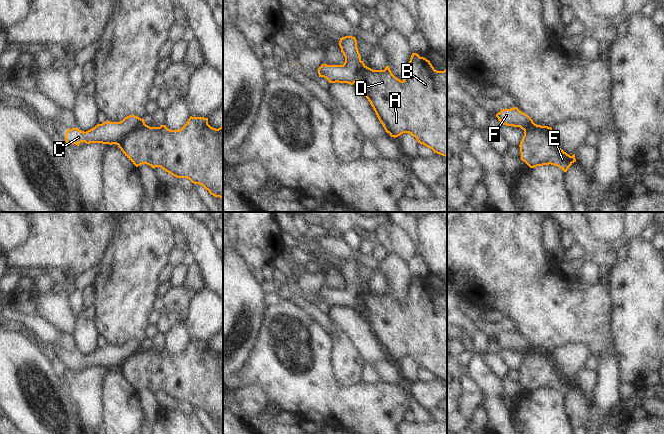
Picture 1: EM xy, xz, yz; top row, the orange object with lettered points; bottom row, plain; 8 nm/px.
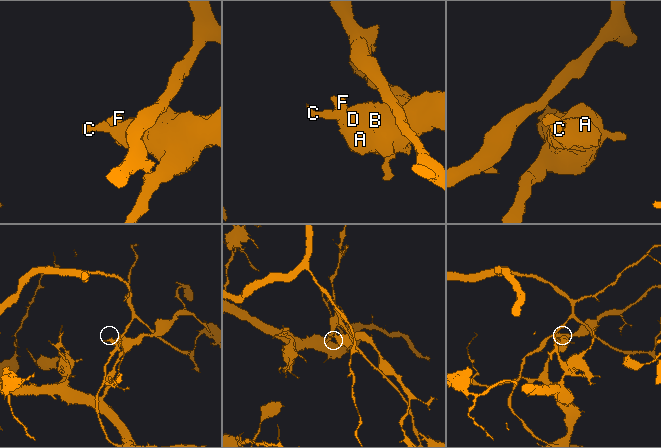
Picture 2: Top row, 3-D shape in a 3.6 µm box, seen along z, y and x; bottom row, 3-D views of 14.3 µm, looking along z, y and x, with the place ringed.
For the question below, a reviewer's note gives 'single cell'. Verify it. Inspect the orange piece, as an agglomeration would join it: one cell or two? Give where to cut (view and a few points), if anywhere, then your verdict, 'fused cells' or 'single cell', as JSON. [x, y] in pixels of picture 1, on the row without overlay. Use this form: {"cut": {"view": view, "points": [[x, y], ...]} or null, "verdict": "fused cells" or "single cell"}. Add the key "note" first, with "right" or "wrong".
{"note": "wrong", "cut": {"view": "xy", "points": [[143, 345], [123, 359], [116, 368]]}, "verdict": "fused cells"}

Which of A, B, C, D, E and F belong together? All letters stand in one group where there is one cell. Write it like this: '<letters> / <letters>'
A B D E / C F

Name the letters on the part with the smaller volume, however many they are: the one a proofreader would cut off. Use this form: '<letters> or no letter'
C, F.

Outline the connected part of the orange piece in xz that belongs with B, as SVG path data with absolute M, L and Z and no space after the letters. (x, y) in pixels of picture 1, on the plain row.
M412 277L403 305L392 298L389 290L384 294L373 294L365 290L358 307L391 361L409 357L418 367L447 382L447 292L437 295L429 284Z

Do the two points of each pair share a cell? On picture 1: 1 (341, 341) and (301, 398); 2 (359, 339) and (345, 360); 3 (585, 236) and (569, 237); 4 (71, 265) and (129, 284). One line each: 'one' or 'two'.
1: two
2: two
3: two
4: two

